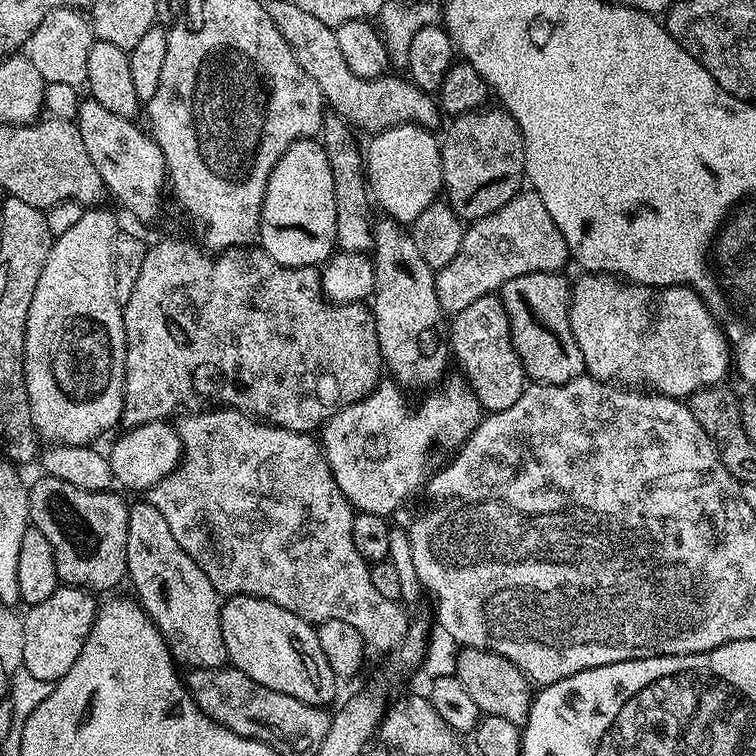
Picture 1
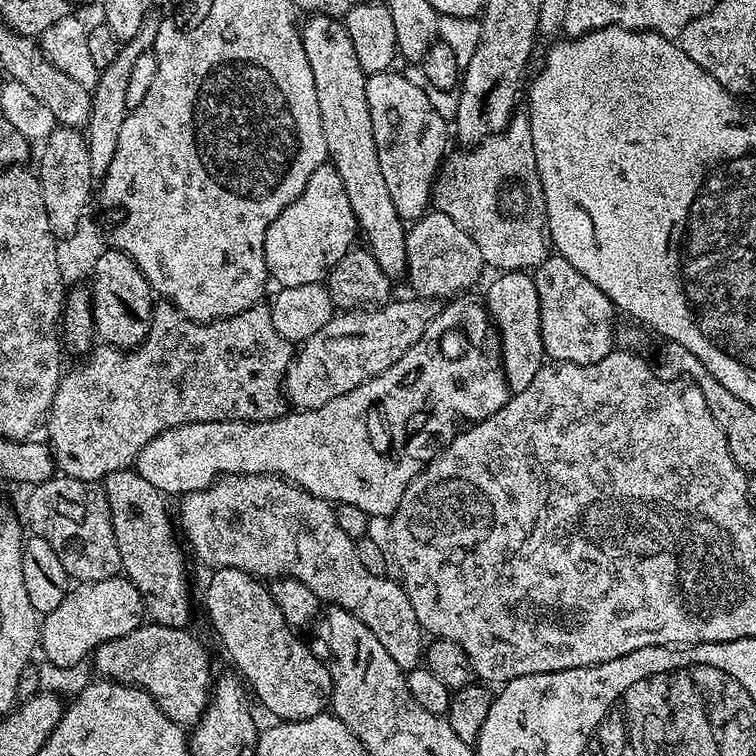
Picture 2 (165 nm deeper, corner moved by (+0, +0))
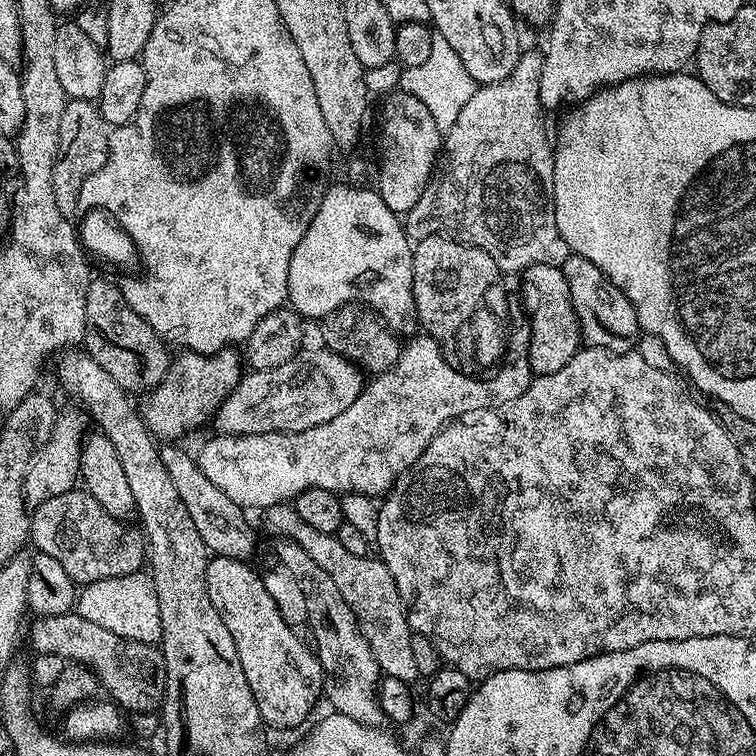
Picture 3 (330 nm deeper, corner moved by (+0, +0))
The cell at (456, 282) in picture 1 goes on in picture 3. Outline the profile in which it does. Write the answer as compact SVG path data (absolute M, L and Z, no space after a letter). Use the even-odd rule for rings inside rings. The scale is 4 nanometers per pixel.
M323 346L312 348L309 352L301 350L288 362L274 366L273 369L252 370L241 375L238 386L234 386L234 390L225 398L222 406L216 409L215 431L226 436L257 436L275 432L310 430L322 422L330 422L330 418L338 418L342 410L354 406L354 398L358 398L365 383L365 373L350 363L345 356L340 356L337 352L332 352Z

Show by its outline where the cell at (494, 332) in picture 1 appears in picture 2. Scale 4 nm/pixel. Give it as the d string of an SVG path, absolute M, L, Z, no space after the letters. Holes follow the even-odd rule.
M524 270L501 271L497 276L497 280L488 288L486 311L492 317L492 323L495 324L500 339L498 351L508 391L515 394L526 390L526 386L534 382L538 370L542 370L546 363L540 325L538 286L535 279Z

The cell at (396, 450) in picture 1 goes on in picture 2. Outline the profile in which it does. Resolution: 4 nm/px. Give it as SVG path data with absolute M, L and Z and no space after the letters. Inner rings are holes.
M456 298L445 303L430 326L426 326L422 338L418 338L418 342L414 342L414 346L410 346L410 350L406 350L390 370L362 382L362 386L350 390L350 394L342 394L342 398L334 398L334 402L326 402L326 406L321 408L288 410L276 420L263 420L257 424L248 420L179 424L142 446L134 470L142 474L150 486L175 498L209 488L221 476L282 476L333 505L358 506L358 510L366 510L369 517L391 517L398 502L402 502L402 494L406 494L406 486L410 486L425 464L440 455L446 441L453 435L452 423L460 419L468 420L464 422L484 420L502 410L509 398L498 351L500 339L492 317L482 310L481 301L479 304L476 300L464 299L468 298ZM459 324L480 324L481 352L464 352L457 360L451 360L440 349L440 335L447 328L456 328Z

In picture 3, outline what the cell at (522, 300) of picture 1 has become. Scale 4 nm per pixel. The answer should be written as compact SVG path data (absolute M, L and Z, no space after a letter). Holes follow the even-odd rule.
M569 254L562 267L566 286L570 286L570 300L580 323L583 343L605 348L607 352L633 351L641 339L642 329L630 298L626 298L626 294L622 294L622 290L614 286L614 282L610 282L610 278L594 266L594 262L590 262L590 258Z

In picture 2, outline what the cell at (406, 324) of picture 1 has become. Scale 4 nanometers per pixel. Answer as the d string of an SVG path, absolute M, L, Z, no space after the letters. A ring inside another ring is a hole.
M312 14L303 21L300 36L304 40L306 59L310 61L310 70L314 70L314 90L318 90L318 110L322 114L322 134L326 134L328 160L338 170L342 186L346 186L346 198L350 198L350 210L354 210L356 227L368 241L366 247L374 262L388 277L403 277L406 272L406 221L399 216L390 196L378 162L378 149L374 142L374 127L371 125L370 106L367 105L366 84L368 76L358 63L350 34L344 28L343 19L334 16Z

